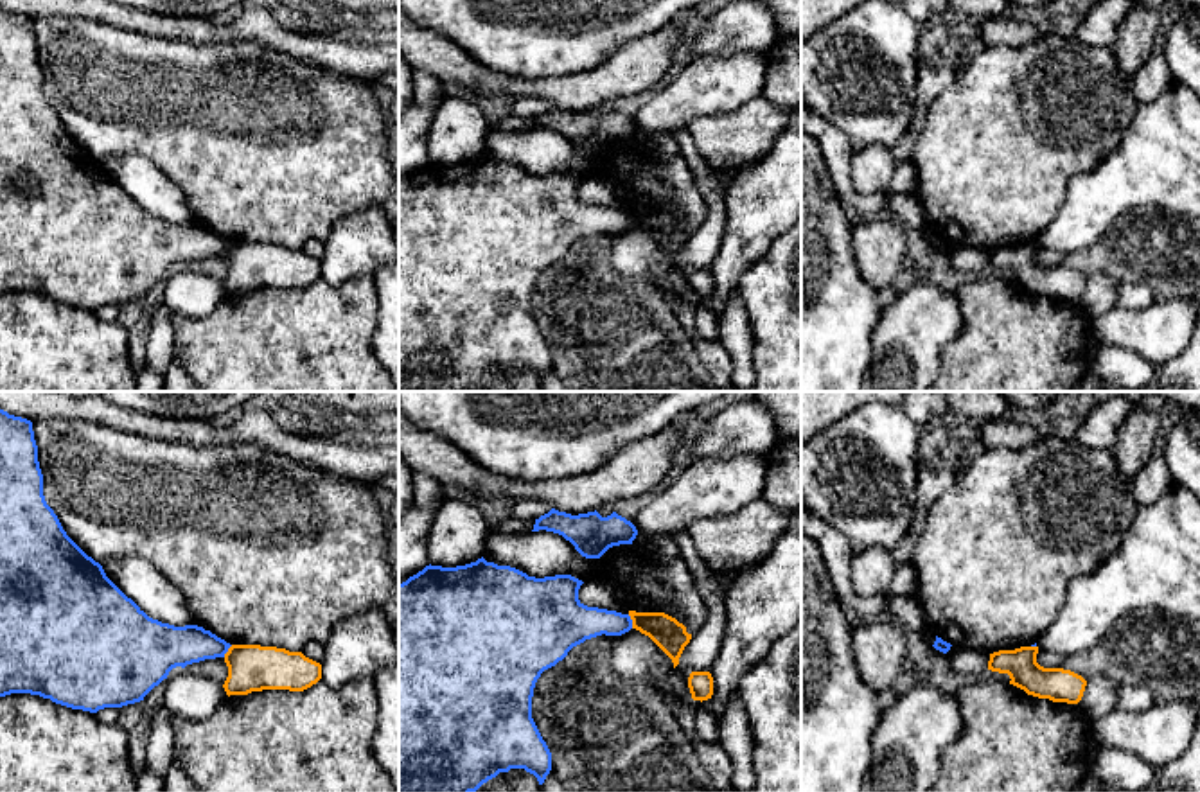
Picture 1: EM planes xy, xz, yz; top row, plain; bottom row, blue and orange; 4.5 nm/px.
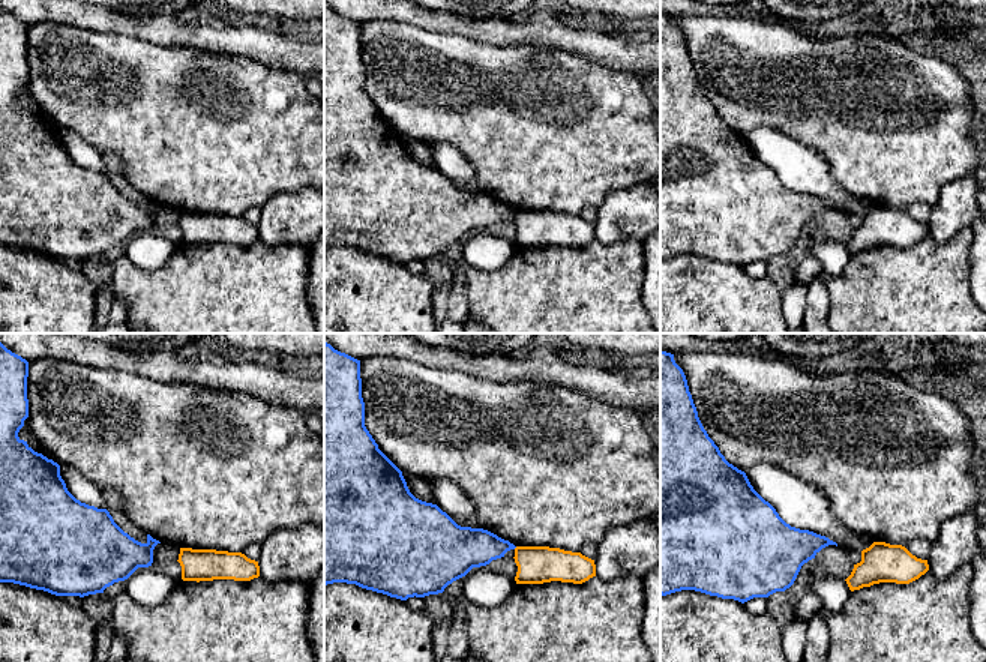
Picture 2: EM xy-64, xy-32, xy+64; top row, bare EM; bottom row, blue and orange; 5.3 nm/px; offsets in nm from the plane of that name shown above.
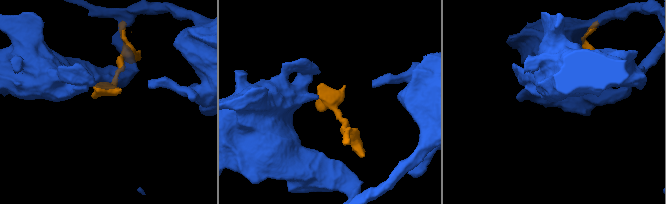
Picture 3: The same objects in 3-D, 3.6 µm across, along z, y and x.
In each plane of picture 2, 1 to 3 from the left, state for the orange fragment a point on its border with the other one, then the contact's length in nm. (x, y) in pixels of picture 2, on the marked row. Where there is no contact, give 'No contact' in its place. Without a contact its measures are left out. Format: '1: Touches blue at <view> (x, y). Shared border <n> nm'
1: No contact
2: No contact
3: No contact

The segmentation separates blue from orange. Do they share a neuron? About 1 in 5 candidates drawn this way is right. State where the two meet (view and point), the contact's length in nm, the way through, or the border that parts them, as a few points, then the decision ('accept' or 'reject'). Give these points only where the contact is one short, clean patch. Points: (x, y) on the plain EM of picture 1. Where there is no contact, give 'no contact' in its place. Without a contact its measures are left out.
meets blue in xz at (631, 220); contact 70 nm long; border along xz (627, 212), (633, 225); reject

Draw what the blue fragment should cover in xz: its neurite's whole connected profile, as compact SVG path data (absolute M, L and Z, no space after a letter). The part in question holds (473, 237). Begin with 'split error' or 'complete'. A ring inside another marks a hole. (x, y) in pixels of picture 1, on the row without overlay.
complete | M483 154L456 165L429 162L399 181L399 392L471 392L499 370L508 370L510 366L525 366L537 375L539 383L544 381L551 368L551 350L532 316L532 295L537 277L586 237L602 232L622 233L632 226L629 212L584 203L578 198L582 181L582 178L571 172L528 174L516 165L487 160Z

